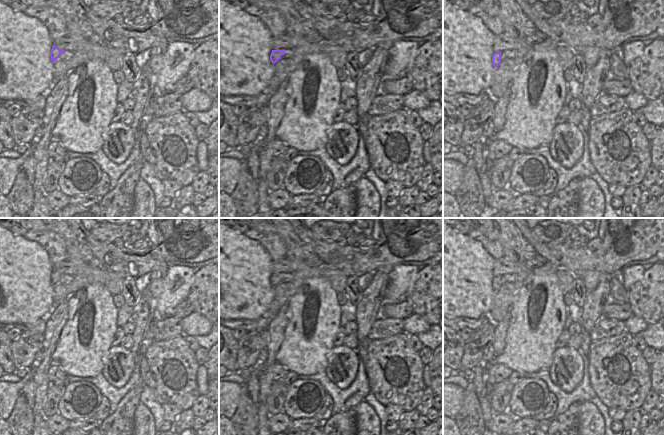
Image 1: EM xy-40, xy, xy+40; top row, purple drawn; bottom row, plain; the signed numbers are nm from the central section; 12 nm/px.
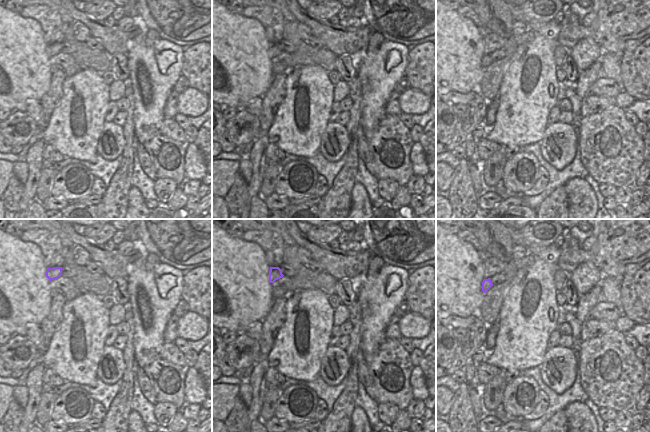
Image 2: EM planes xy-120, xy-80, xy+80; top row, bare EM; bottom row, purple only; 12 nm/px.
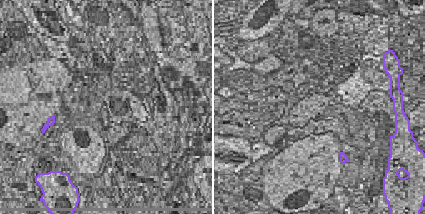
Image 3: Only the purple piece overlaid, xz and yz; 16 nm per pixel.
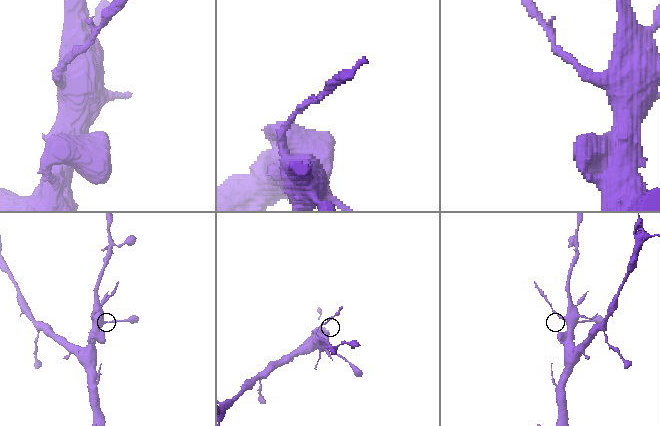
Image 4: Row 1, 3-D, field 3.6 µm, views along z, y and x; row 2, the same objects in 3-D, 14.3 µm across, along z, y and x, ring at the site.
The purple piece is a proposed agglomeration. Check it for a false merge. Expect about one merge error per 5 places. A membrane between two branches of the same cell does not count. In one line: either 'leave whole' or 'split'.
split

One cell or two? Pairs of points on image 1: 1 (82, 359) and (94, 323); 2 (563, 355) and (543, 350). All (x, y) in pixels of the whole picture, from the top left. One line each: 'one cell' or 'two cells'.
1: one cell
2: two cells

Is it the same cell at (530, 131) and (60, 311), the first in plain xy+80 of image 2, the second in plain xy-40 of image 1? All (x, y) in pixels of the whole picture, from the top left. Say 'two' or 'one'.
two

